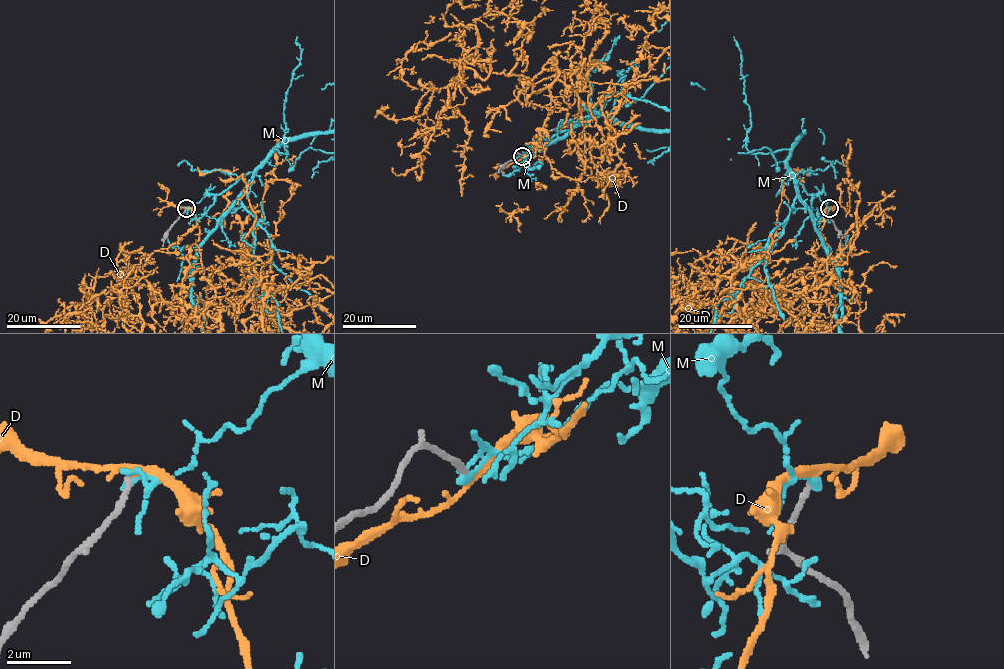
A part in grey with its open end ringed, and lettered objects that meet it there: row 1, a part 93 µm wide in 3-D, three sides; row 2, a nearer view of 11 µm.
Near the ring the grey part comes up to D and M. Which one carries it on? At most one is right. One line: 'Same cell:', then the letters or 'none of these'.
Same cell: D

